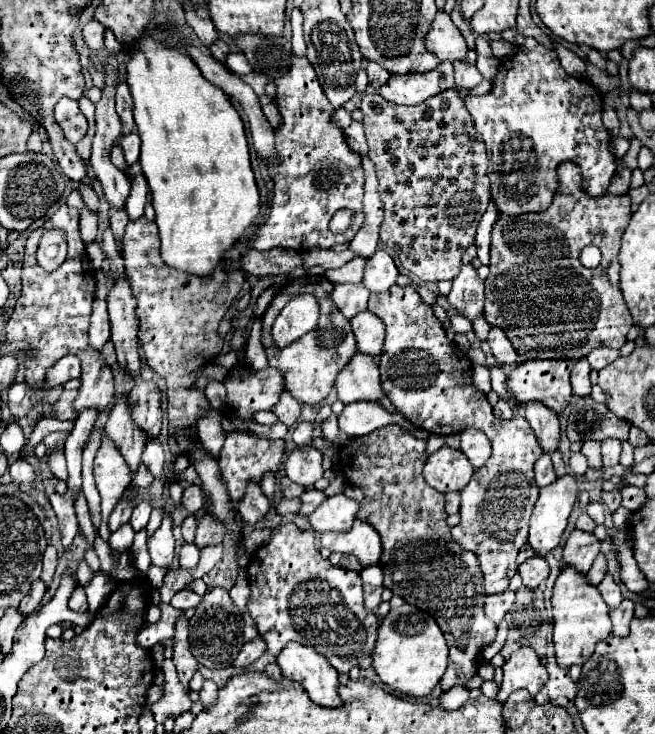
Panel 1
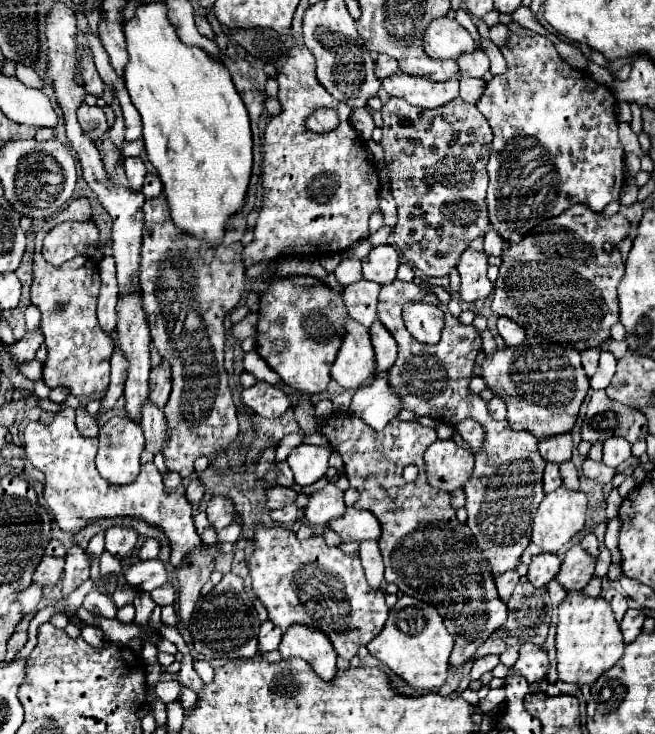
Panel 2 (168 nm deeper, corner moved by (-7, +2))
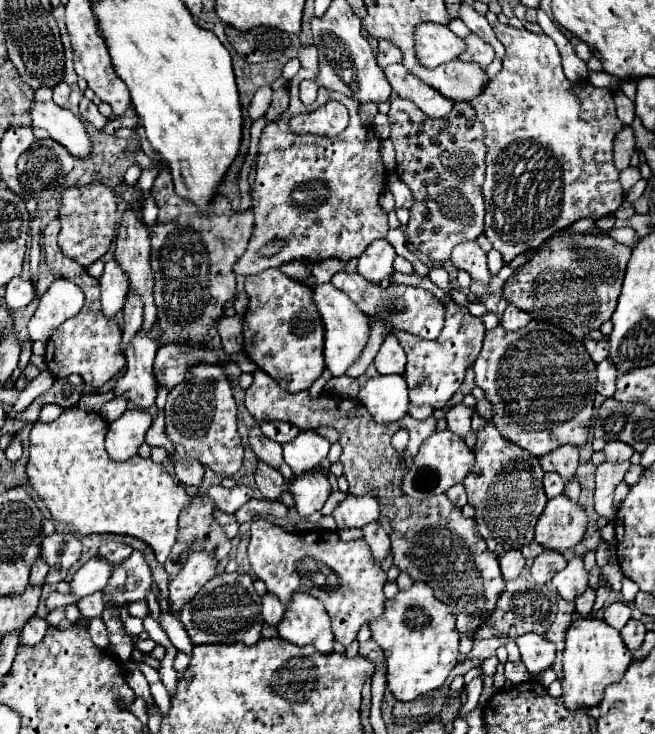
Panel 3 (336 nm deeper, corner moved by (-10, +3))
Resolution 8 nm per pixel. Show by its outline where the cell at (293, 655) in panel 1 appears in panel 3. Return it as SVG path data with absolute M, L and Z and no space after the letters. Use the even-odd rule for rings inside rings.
M295 594L287 606L277 632L295 646L315 646L321 654L333 652L331 620L319 600L309 594Z

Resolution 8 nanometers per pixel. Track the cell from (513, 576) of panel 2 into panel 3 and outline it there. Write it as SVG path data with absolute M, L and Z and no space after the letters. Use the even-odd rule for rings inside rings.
M511 550L499 558L499 564L501 564L503 580L515 580L525 568L525 558L519 550Z

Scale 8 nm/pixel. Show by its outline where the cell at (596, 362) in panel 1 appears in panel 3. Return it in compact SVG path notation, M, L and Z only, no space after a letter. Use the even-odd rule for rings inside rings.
M603 360L601 364L597 364L597 392L603 394L605 398L613 396L615 392L615 366L609 360Z

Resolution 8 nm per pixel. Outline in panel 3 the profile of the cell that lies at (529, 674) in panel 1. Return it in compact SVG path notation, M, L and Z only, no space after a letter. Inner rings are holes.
M523 634L515 642L521 650L521 660L527 666L529 674L539 674L553 664L555 646L549 640L541 638L537 634Z

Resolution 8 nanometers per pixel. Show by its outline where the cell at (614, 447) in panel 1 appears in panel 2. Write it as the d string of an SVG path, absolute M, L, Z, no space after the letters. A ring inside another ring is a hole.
M612 437L604 441L604 463L608 467L620 467L626 459L630 459L630 443L622 437Z

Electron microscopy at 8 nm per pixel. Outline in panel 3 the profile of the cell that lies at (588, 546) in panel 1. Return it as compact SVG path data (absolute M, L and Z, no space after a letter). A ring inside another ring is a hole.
M573 556L565 570L557 572L551 582L557 594L565 600L575 600L579 594L583 594L587 588L587 570L583 566L583 556Z

